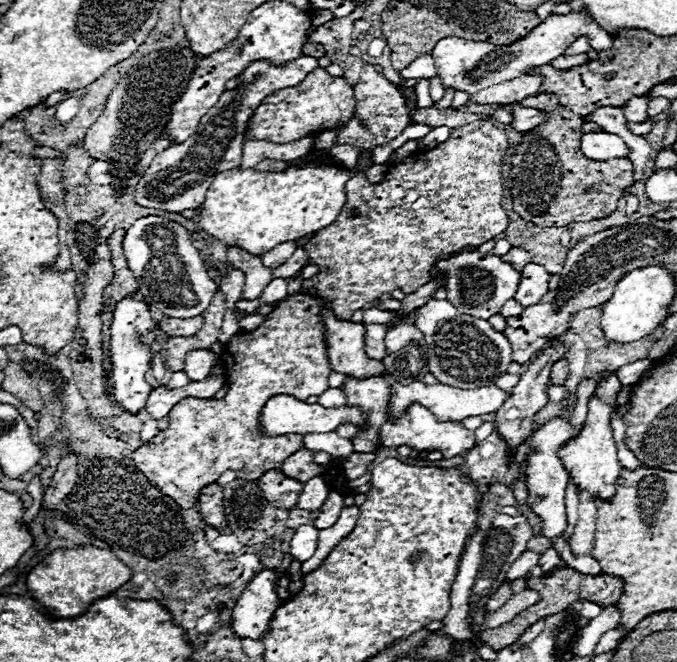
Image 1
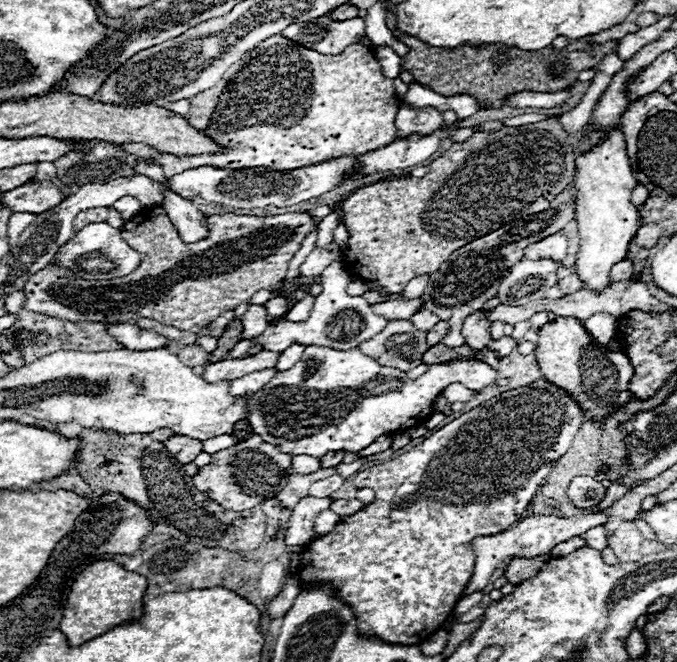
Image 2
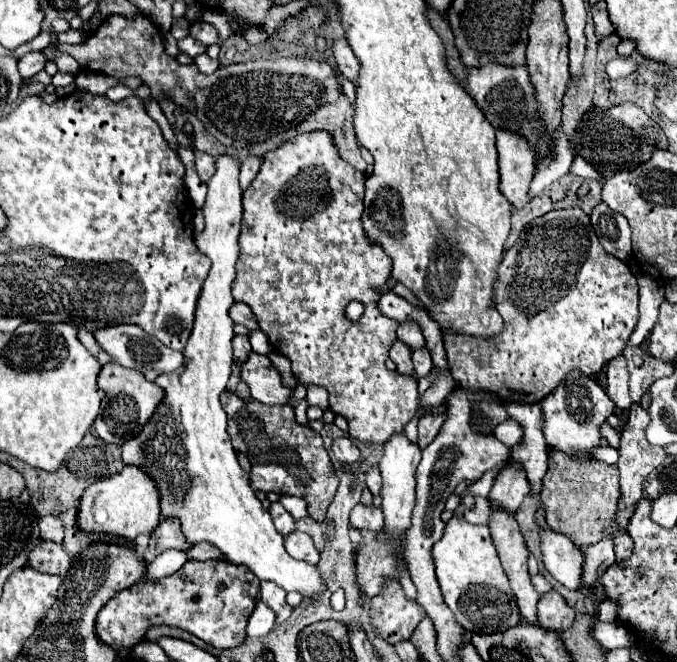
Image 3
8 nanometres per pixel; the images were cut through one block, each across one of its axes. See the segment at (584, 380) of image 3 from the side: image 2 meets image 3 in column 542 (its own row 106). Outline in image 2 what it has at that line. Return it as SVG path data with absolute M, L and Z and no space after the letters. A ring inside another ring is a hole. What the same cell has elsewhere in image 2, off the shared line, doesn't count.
M400 100L398 114L396 114L396 140L406 138L410 134L430 134L434 130L440 130L444 126L444 112L438 112L432 106L426 108L414 108L408 106L404 100Z

